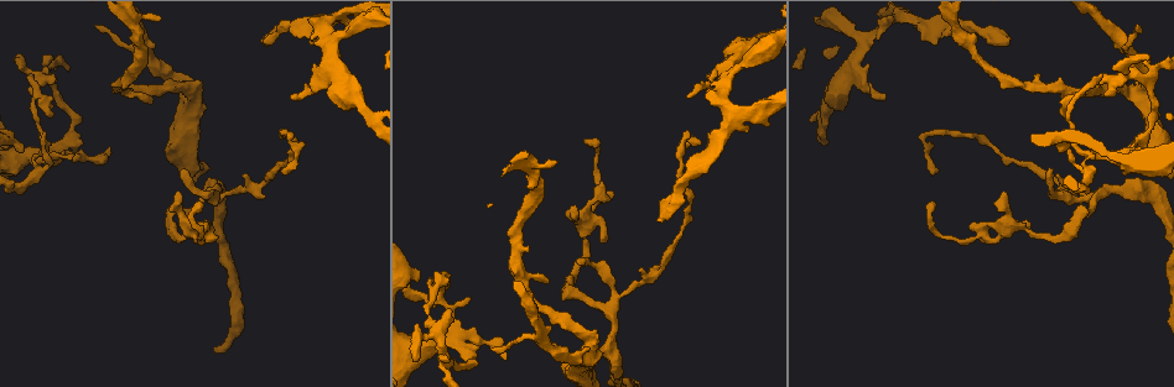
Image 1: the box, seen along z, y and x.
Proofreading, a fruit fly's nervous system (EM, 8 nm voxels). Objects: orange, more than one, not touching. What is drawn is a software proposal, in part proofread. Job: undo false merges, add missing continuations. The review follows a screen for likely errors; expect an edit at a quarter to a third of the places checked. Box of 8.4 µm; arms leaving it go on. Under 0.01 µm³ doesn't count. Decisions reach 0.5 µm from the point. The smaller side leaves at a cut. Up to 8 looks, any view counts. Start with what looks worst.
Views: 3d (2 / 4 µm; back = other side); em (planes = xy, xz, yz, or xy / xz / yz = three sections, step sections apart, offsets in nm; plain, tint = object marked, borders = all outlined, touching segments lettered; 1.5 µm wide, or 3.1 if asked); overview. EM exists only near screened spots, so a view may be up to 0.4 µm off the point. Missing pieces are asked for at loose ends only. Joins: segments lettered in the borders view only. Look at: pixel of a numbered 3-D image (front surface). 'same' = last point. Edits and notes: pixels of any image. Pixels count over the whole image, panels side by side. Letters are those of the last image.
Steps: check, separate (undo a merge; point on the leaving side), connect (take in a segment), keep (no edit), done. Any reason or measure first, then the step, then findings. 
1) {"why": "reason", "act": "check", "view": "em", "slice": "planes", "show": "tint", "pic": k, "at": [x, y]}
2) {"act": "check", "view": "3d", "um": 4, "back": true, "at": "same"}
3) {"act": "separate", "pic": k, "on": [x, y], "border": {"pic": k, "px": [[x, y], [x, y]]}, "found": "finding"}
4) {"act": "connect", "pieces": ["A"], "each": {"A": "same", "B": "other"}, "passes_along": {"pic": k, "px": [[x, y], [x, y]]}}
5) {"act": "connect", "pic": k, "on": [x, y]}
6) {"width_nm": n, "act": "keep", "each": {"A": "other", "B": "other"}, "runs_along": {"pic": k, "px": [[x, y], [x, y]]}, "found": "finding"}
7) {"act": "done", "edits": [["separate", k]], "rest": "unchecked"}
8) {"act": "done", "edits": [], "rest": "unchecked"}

{"why": "free end", "act": "check", "view": "em", "slice": "planes", "show": "borders", "pic": 1, "at": [1008, 45]}

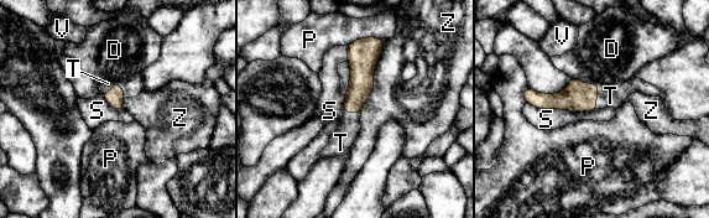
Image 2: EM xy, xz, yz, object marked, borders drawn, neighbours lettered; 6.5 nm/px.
{"act": "connect", "pieces": ["T"], "each": {"D": "other", "P": "other", "S": "other", "T": "same", "V": "other", "Z": "other"}, "passes_along": {"pic": 2, "px": [[577, 97], [595, 95], [610, 95]]}, "found": "it goes on there"}

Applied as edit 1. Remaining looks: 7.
{"act": "check", "view": "em", "slice": "planes", "show": "borders", "pic": 1, "at": [923, 138]}

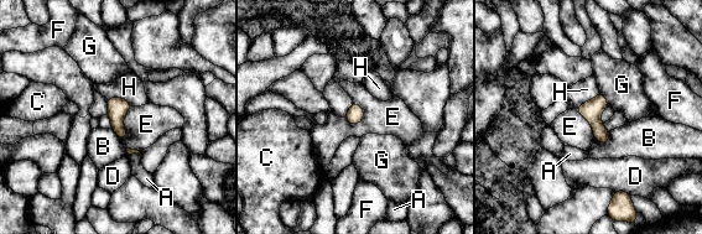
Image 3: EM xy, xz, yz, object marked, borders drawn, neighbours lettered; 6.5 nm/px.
{"longest_contact_nm": ["H", 180], "act": "keep", "each": {"A": "other", "B": "other", "C": "other", "D": "other", "E": "other", "F": "other", "G": "other", "H": "other"}, "border": {"pic": 3, "px": [[353, 102], [363, 118], [350, 125]]}, "found": "all the same neuron"}

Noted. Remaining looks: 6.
{"act": "done", "edits": [["connect", 2]], "rest": "unchecked"}

